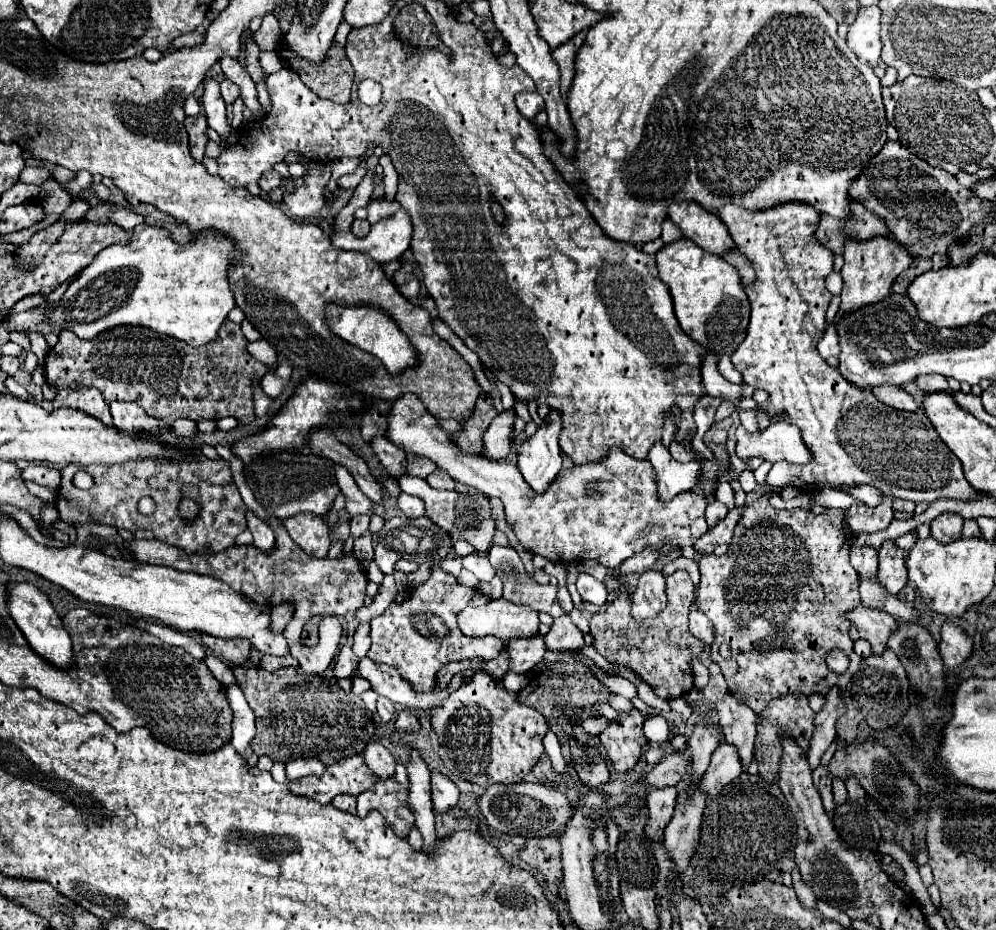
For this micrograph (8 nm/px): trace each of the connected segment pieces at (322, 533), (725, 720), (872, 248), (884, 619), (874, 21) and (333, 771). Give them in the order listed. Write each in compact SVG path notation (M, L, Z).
M292 515L284 521L288 535L298 543L310 557L324 559L330 549L330 537L326 535L328 525L316 515Z
M726 693L726 697L720 703L716 703L716 713L726 743L738 749L742 769L746 771L754 759L754 737L756 737L754 713L744 703L738 703L730 693Z
M876 237L870 241L846 241L846 251L844 251L844 267L842 267L842 279L844 279L844 289L842 289L842 303L838 317L844 317L856 309L862 309L866 305L874 305L884 301L890 295L890 287L894 279L908 269L912 263L912 255L896 241L888 237Z
M862 605L846 613L846 617L858 625L860 637L872 645L872 651L876 655L882 655L886 651L888 637L900 627L896 619L890 619L890 615L882 615L882 611L866 611Z
M862 7L856 21L848 29L848 47L866 63L880 61L880 11L878 7Z
M352 755L326 767L326 771L318 777L310 775L298 781L290 781L288 789L294 795L308 797L322 805L328 805L336 795L348 793L358 797L362 791L370 789L374 783L376 783L376 775L364 765L362 757Z

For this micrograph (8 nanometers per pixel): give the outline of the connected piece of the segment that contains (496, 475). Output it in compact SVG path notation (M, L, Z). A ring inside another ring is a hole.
M402 395L394 401L388 415L388 439L404 451L432 459L454 481L474 487L486 497L498 497L504 503L506 521L516 533L518 543L554 563L594 559L614 569L646 545L662 547L666 555L678 547L694 545L708 531L704 519L706 499L702 495L682 493L662 503L656 495L650 461L636 461L618 447L610 449L604 461L564 469L558 475L558 483L546 495L534 495L516 465L488 459L482 453L458 451L452 435L442 429L416 395Z

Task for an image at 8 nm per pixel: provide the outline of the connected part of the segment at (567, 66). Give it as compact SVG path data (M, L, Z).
M586 29L580 31L578 35L574 35L568 43L562 43L560 47L552 49L552 57L560 67L560 91L562 91L562 95L566 95L566 91L570 89L572 75L574 75L574 53L584 43L584 39L586 39Z

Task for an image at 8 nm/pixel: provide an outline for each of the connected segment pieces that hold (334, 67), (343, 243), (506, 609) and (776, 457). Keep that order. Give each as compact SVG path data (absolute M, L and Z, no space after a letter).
M286 41L278 45L280 59L290 65L318 97L334 101L334 103L348 103L350 101L350 89L354 81L354 69L344 53L344 47L334 43L328 49L326 59L320 65L314 65L294 51L288 49Z
M398 209L394 215L380 219L372 225L370 233L364 239L352 235L352 231L334 231L332 241L340 241L340 249L360 251L370 255L374 261L394 261L410 247L412 239L412 221L410 213Z
M494 599L482 607L466 607L460 615L458 615L458 625L462 627L462 633L468 637L486 637L486 635L494 635L502 641L510 641L510 639L528 639L528 637L536 637L538 635L538 613L530 607L518 607L514 603L506 603L506 599Z
M772 423L766 431L746 433L744 427L736 431L736 455L742 459L764 457L770 463L788 461L794 465L806 465L814 459L806 443L802 441L800 429L792 423Z

